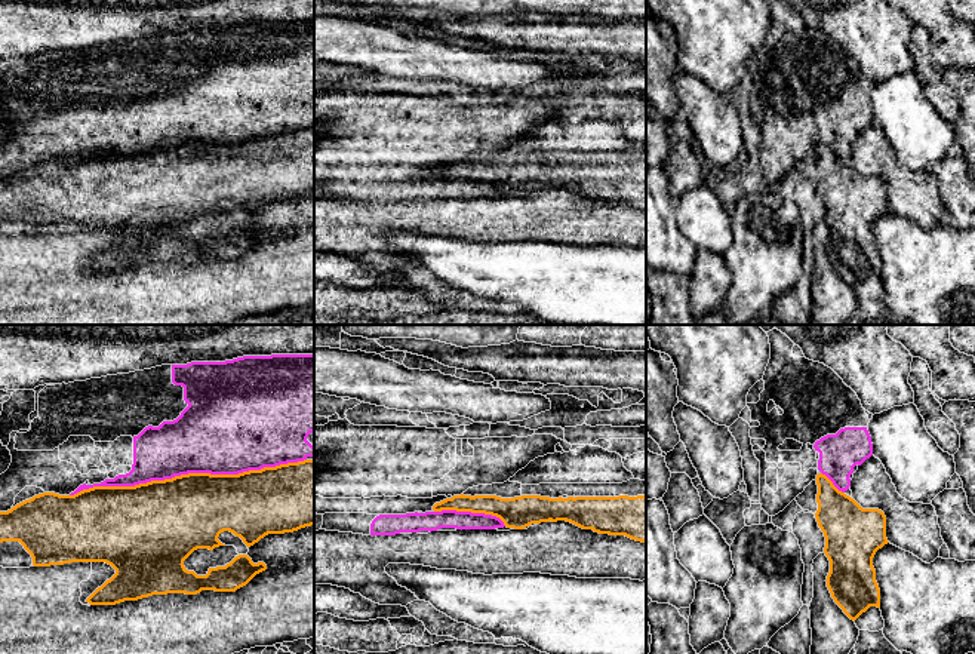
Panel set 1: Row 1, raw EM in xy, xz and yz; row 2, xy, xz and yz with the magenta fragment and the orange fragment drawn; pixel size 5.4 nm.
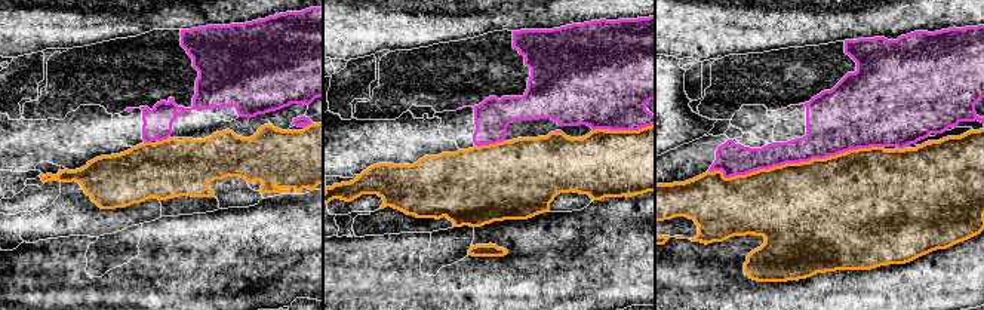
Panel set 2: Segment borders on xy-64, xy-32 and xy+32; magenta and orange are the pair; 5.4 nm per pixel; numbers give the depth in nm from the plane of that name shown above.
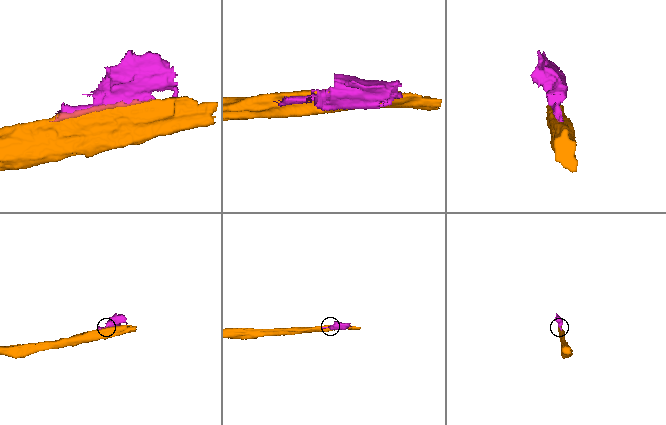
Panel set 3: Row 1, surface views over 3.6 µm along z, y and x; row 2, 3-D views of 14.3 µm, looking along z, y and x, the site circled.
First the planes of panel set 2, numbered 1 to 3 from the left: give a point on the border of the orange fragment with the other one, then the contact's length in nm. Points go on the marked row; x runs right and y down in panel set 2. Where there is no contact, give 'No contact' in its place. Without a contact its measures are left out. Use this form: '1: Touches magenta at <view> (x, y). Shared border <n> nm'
1: Touches magenta at xy-64 (162, 140). Shared border 60 nm
2: Touches magenta at xy-32 (491, 143). Shared border 160 nm
3: Touches magenta at xy+32 (795, 162). Shared border 950 nm

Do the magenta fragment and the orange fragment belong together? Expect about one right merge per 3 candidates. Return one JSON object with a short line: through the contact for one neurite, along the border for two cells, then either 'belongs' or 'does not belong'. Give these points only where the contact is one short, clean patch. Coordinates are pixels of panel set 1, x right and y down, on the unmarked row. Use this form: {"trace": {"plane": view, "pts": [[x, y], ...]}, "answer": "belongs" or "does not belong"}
{"answer": "does not belong"}

